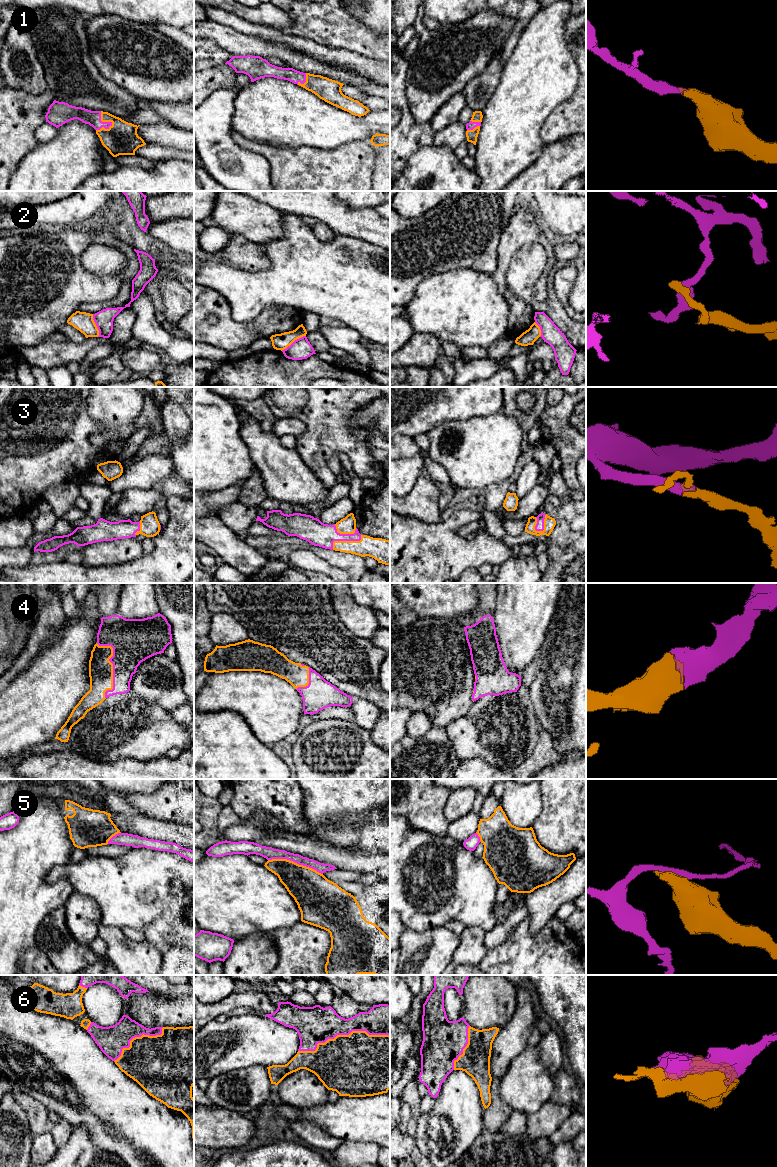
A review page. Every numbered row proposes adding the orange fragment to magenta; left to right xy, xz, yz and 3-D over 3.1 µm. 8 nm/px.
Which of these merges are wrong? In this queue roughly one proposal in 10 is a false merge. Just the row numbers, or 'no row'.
2, 5

